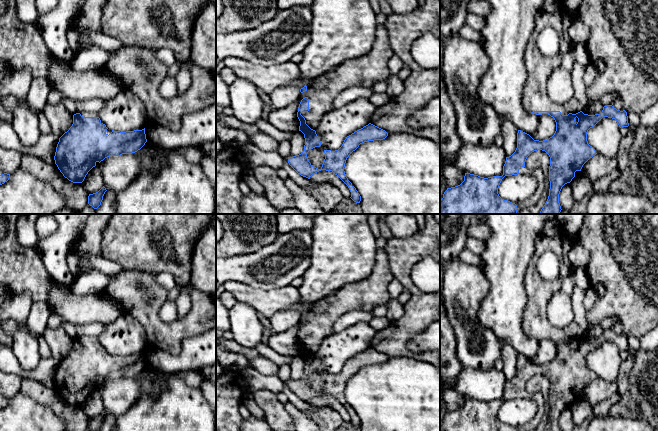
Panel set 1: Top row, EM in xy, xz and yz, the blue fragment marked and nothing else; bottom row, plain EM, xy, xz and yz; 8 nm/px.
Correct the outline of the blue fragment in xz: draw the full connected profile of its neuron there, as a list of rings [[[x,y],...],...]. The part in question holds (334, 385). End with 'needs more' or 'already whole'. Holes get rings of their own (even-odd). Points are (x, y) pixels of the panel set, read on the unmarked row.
[[[378,249],[375,265],[368,277],[344,285],[332,296],[310,304],[300,313],[301,317],[308,316],[308,320],[301,324],[297,336],[299,355],[304,358],[305,369],[304,375],[290,381],[288,387],[298,398],[308,403],[321,394],[332,395],[348,410],[350,422],[356,427],[360,427],[361,420],[345,399],[346,384],[360,368],[383,364],[388,357],[369,347],[347,360],[338,374],[324,374],[325,383],[320,393],[311,389],[307,377],[320,371],[321,365],[315,354],[322,341],[332,334],[334,323],[345,313],[356,310],[372,312],[376,306],[387,304],[391,299],[387,286],[393,279],[385,249]]]; needs more

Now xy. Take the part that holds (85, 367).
[[[83,335],[73,339],[73,348],[60,362],[54,380],[55,388],[65,402],[73,407],[82,407],[88,396],[110,380],[132,378],[147,366],[145,352],[134,355],[114,355],[106,351],[97,337]]]; needs more

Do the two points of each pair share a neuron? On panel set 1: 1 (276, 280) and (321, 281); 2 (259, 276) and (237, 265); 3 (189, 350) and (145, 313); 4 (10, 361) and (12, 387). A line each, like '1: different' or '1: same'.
1: different
2: same
3: different
4: different

